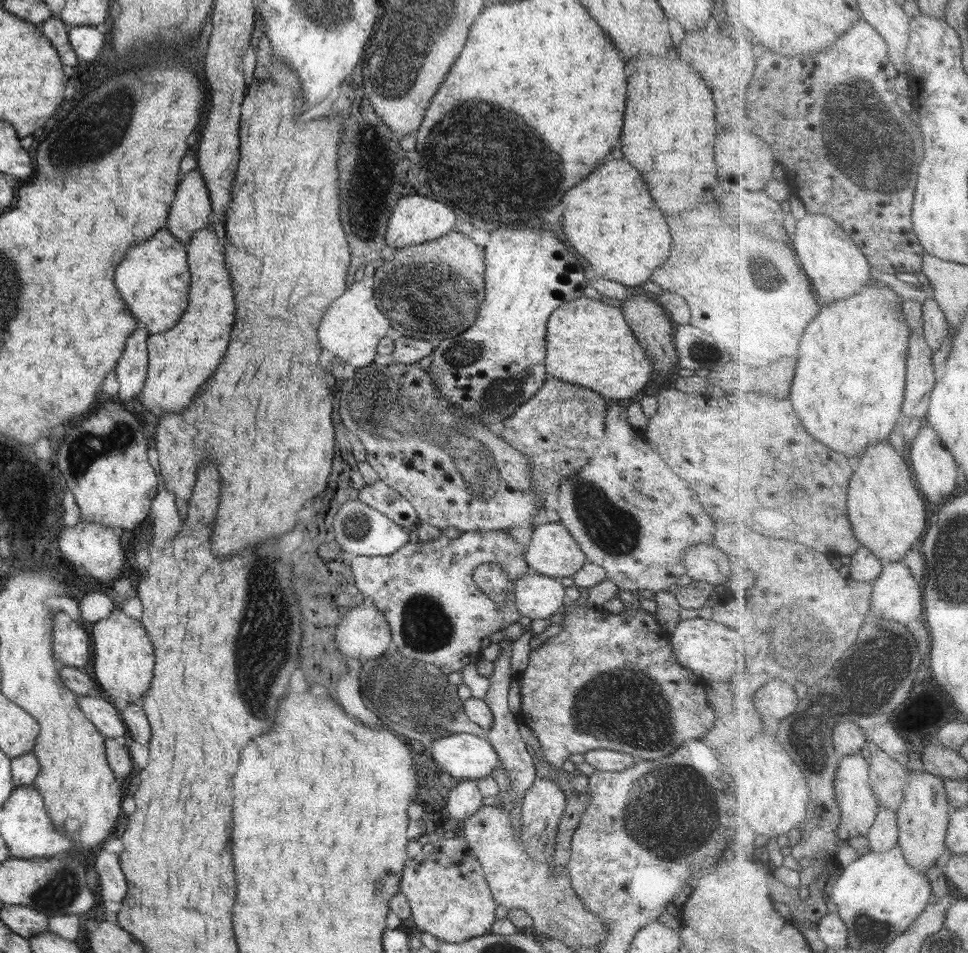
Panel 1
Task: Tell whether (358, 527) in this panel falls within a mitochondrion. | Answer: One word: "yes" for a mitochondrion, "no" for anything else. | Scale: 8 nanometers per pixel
yes

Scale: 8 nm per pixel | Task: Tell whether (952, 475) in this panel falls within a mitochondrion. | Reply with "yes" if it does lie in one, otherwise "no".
no

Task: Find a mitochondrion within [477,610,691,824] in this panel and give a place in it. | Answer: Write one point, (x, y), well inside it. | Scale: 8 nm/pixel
(629, 708)

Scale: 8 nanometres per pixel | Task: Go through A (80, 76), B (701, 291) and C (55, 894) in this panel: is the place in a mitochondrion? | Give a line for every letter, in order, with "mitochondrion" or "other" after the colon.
A: other
B: other
C: mitochondrion

